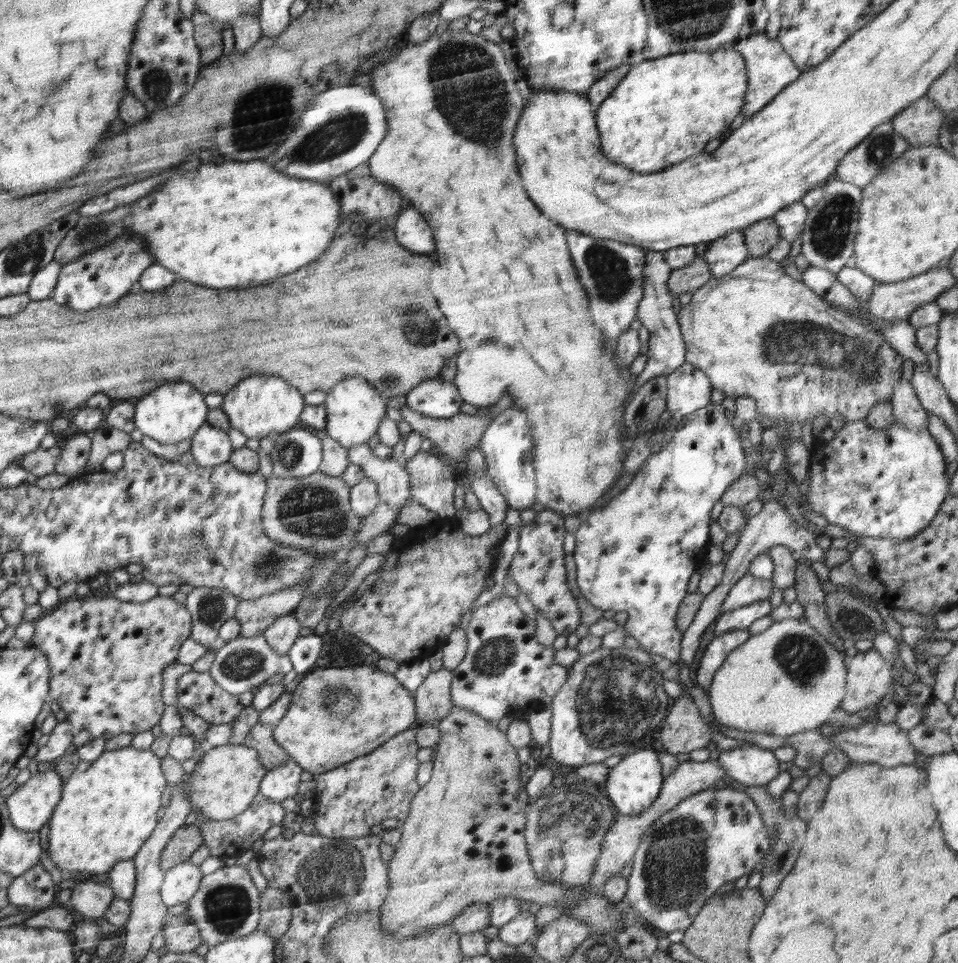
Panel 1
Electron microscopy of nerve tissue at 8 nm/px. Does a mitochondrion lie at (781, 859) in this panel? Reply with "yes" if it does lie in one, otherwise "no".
no

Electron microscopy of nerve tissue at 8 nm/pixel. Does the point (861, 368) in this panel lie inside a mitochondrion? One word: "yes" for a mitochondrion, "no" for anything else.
yes

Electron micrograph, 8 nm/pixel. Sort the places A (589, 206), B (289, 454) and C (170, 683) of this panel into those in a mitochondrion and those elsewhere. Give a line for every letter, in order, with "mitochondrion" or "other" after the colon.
A: other
B: mitochondrion
C: other

